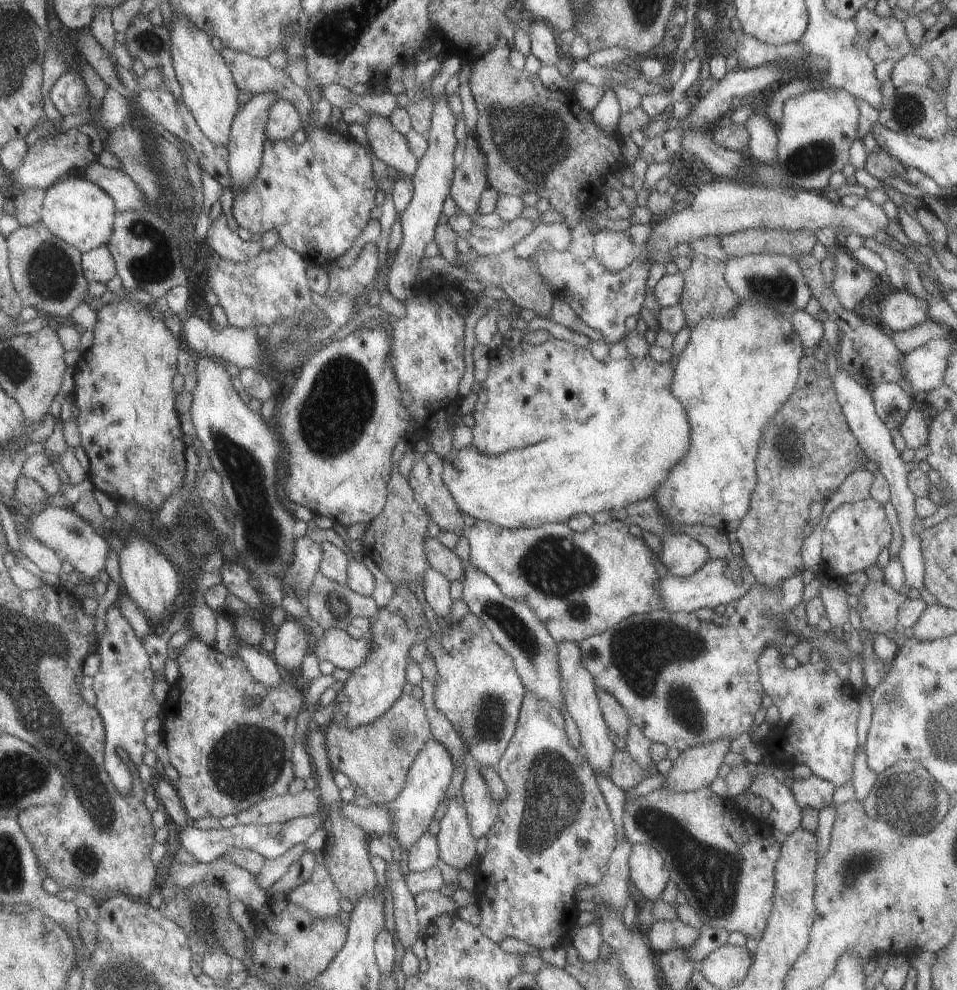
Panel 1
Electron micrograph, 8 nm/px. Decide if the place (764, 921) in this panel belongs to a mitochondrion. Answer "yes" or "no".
no

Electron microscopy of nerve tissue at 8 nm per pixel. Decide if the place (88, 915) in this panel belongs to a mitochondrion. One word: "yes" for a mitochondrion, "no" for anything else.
no

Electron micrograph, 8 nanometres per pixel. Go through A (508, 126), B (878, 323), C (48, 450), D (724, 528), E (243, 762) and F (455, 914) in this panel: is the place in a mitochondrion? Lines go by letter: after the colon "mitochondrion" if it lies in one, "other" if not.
A: mitochondrion
B: other
C: other
D: other
E: mitochondrion
F: other

